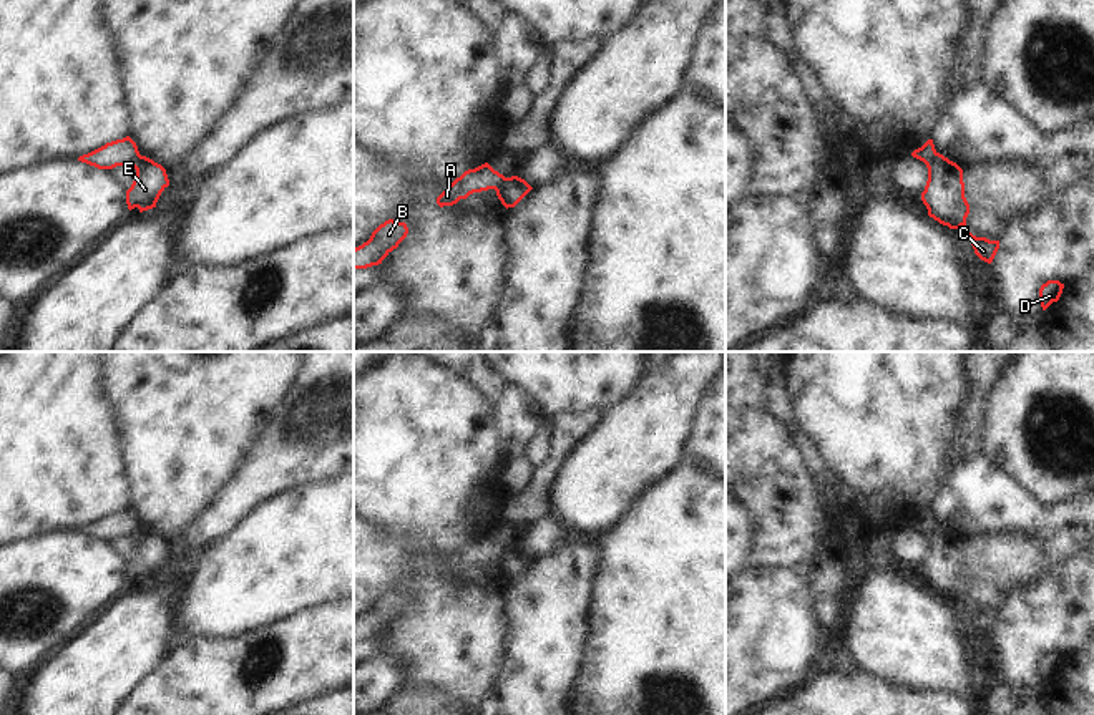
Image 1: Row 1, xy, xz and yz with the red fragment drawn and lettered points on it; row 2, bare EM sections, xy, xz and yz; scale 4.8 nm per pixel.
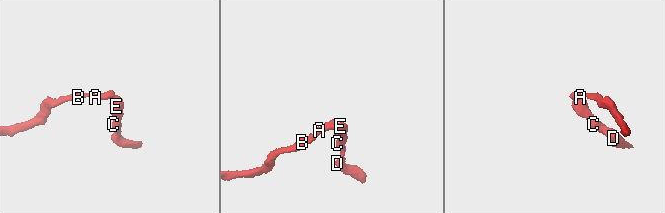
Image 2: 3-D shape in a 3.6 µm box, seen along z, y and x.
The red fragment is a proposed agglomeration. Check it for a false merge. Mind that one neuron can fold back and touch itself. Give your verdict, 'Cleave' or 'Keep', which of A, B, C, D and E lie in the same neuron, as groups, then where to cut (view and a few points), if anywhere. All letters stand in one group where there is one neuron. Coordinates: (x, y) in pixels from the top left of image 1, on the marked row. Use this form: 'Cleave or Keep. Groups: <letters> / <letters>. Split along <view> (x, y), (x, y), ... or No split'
Cleave. Groups: A B / C D E. Split along xz (507, 178), (497, 191).

